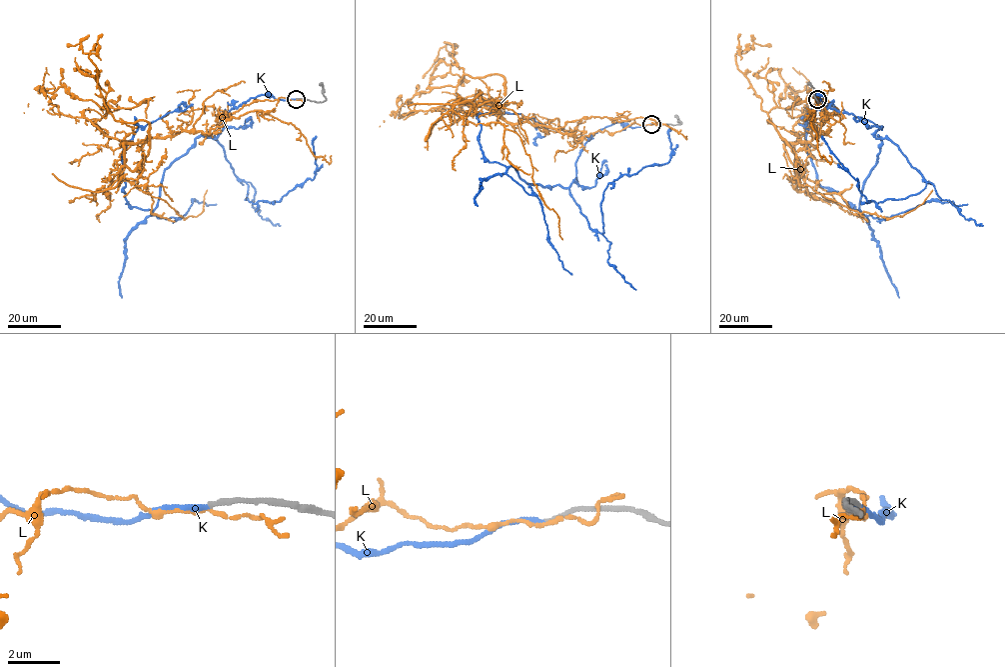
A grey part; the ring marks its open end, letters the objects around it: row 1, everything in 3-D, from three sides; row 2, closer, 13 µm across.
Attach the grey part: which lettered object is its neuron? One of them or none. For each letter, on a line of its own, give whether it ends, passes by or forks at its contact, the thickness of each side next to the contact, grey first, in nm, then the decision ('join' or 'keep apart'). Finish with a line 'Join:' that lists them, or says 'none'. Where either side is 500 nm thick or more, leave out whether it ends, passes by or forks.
K: it ends; calibres 170 and 190 nm; join
L: it passes by; calibres 170 and 120 nm; keep apart
Join: K

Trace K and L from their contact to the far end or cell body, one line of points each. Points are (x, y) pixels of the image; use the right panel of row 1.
K: (817, 99), (878, 128), (880, 152), (859, 210), (819, 183), (807, 154), (806, 115), (830, 103), (838, 111)
L: (818, 99), (836, 121), (827, 134), (785, 145), (800, 175), (817, 180), (815, 191), (888, 218), (932, 190)

